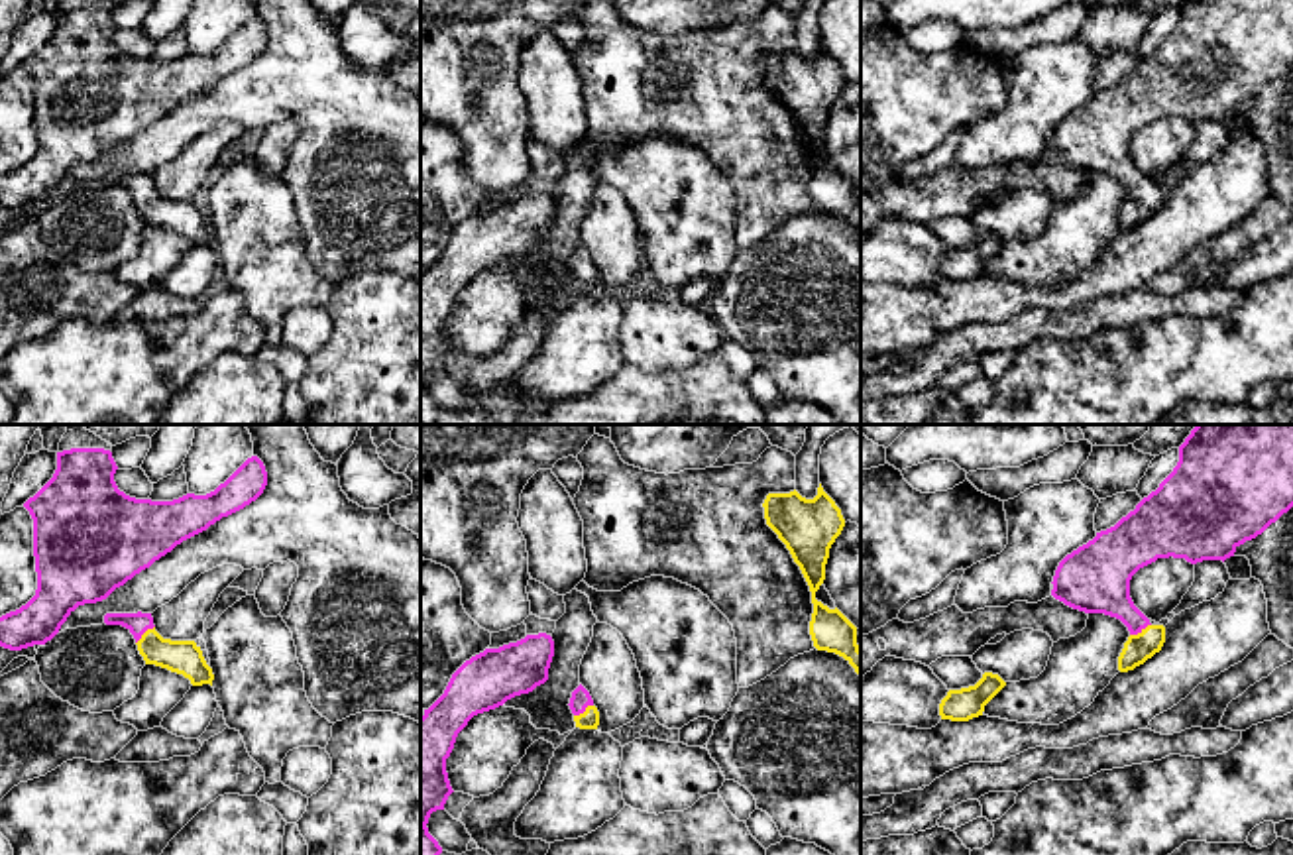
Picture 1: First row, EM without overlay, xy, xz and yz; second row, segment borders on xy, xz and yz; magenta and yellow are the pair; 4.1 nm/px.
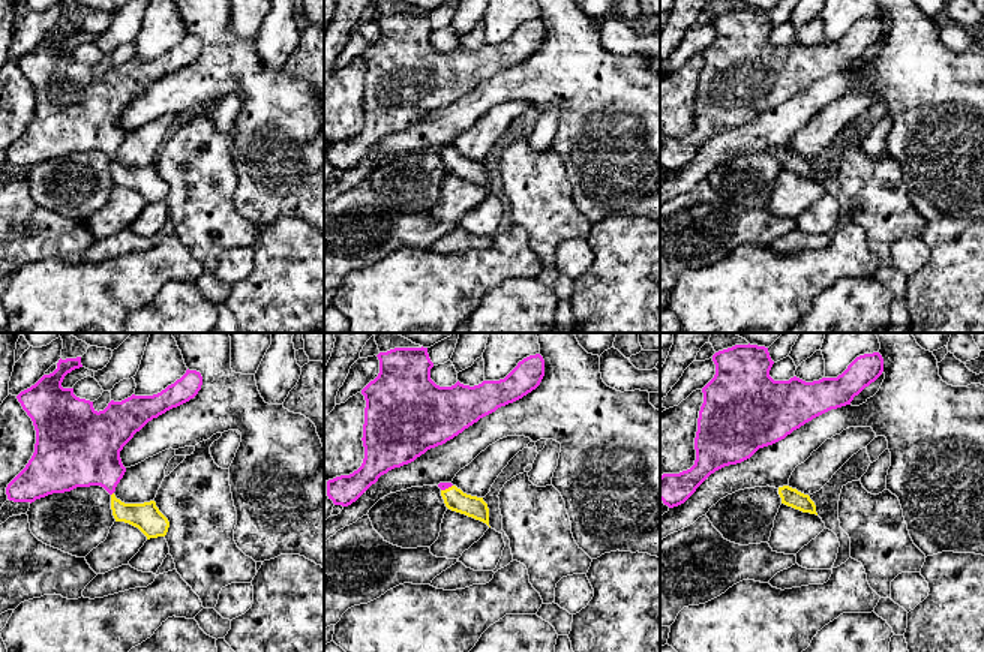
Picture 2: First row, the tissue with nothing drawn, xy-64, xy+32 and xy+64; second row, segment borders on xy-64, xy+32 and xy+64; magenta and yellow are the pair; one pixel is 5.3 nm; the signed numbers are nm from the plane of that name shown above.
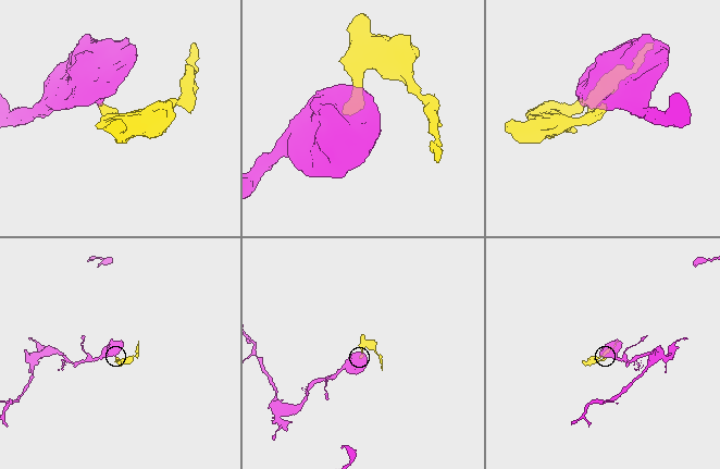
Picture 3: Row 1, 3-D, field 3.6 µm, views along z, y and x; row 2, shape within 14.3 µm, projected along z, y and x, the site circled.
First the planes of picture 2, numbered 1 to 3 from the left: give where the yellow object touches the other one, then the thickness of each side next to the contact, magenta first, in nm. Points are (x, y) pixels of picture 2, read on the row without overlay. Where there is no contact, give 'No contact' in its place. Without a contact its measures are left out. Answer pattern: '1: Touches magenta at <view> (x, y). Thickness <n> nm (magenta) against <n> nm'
1: No contact
2: Touches magenta at xy+32 (446, 152). Thickness 50 nm (magenta) against 120 nm
3: No contact

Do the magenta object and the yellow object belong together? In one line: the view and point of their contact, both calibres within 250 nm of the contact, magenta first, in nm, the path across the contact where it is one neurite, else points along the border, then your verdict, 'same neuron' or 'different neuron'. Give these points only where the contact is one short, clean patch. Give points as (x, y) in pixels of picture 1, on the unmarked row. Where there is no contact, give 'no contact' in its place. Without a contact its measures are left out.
meets magenta in yz at (1140, 189); 240 nm thick on the magenta side, 120 nm on the other; runs through yz (1101, 142), (1140, 189), (1140, 207); same neuron

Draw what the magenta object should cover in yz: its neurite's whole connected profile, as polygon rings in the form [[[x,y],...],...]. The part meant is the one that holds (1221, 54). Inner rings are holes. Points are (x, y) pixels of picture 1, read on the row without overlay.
[[[1185,0],[1179,22],[1155,51],[1114,86],[1067,114],[1053,136],[1051,155],[1085,173],[1120,179],[1130,197],[1118,230],[1144,224],[1165,202],[1165,187],[1152,185],[1130,157],[1132,136],[1157,118],[1226,120],[1293,67],[1293,0]]]

